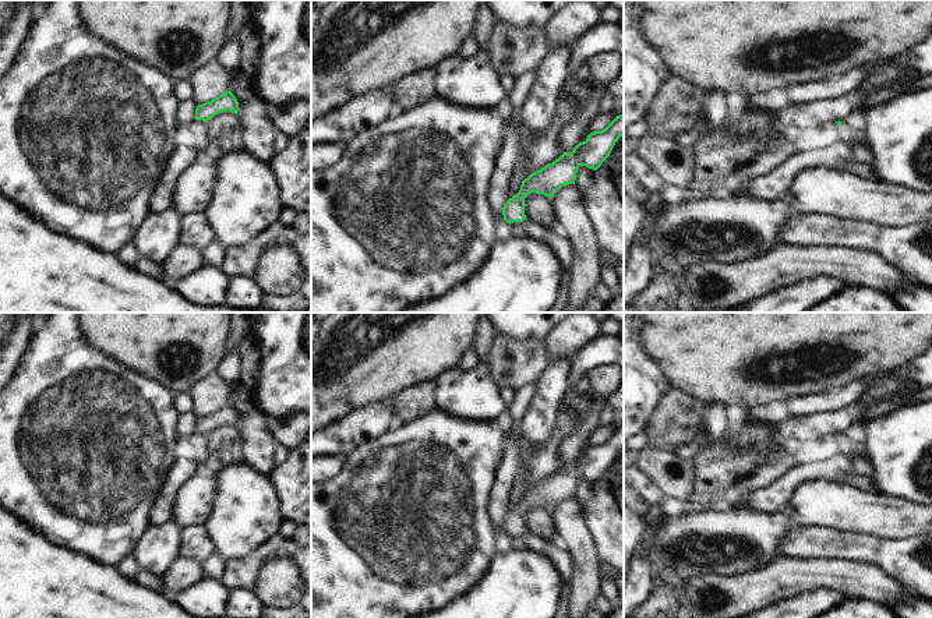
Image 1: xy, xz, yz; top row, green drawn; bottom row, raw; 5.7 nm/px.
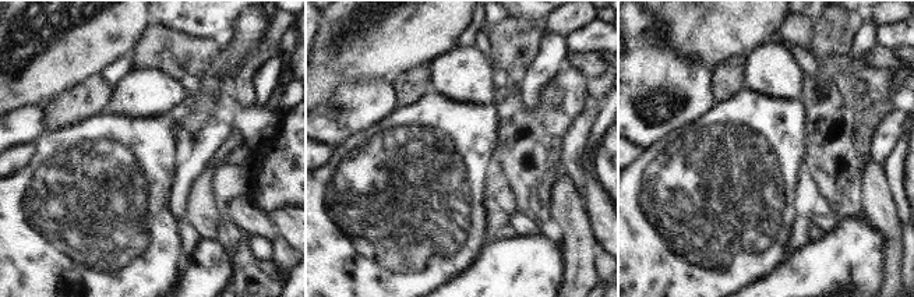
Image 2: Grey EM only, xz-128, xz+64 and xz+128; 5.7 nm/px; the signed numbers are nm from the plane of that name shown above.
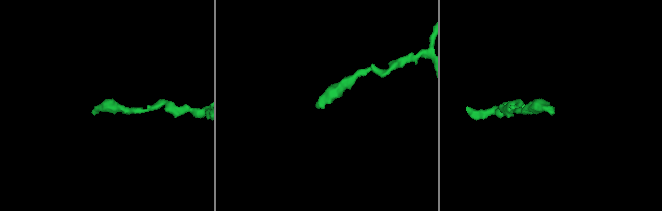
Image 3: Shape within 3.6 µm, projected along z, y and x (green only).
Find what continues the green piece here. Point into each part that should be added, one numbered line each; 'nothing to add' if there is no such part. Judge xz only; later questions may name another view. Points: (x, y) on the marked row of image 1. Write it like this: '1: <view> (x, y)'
nothing to add

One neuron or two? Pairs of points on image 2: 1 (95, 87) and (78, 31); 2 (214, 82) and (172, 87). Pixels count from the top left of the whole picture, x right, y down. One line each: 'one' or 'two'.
1: two
2: two

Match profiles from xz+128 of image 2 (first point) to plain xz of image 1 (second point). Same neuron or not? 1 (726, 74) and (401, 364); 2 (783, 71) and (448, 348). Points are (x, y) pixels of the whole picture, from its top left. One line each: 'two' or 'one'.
1: two
2: two

